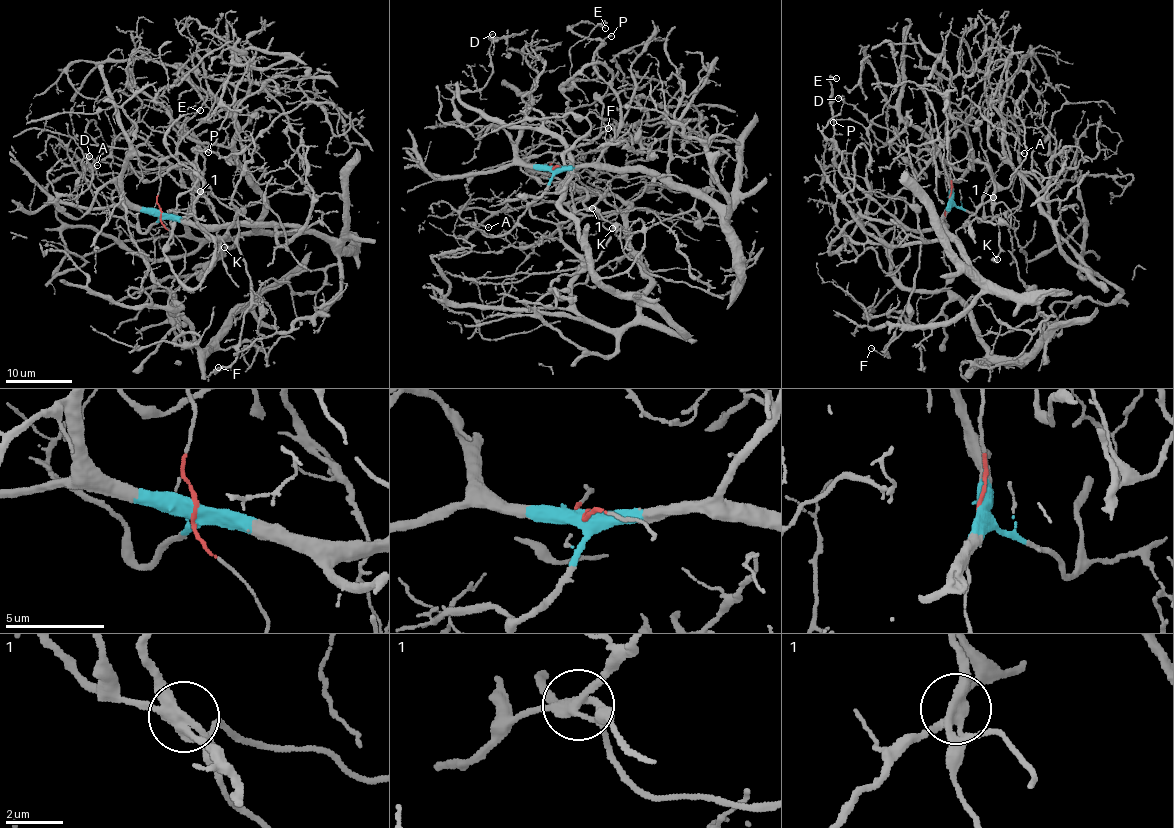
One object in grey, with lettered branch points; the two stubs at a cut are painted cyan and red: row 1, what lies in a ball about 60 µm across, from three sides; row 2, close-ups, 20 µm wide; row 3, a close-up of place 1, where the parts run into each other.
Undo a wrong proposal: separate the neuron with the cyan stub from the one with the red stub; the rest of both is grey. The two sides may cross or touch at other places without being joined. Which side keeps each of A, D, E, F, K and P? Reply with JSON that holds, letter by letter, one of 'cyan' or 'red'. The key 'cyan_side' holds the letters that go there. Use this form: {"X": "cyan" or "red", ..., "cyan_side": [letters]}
{"A": "cyan", "D": "cyan", "E": "cyan", "F": "red", "K": "red", "P": "cyan", "cyan_side": ["A", "D", "E", "P"]}

